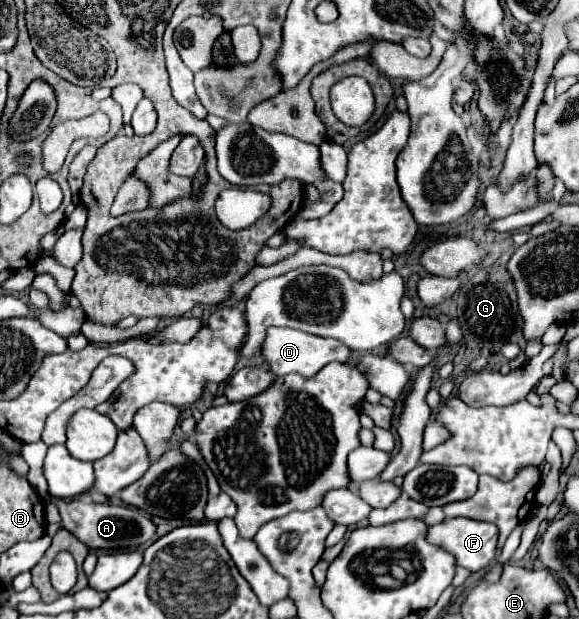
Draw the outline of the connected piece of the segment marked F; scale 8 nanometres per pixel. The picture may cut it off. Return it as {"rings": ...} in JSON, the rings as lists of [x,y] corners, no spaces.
{"rings":[[[455,517],[455,519],[443,519],[441,523],[427,527],[427,541],[431,545],[443,547],[445,551],[449,551],[455,559],[459,567],[465,567],[469,571],[479,571],[483,567],[487,567],[495,555],[495,545],[497,545],[497,527],[483,523],[483,521],[473,521],[473,519],[465,519],[465,517]]]}

